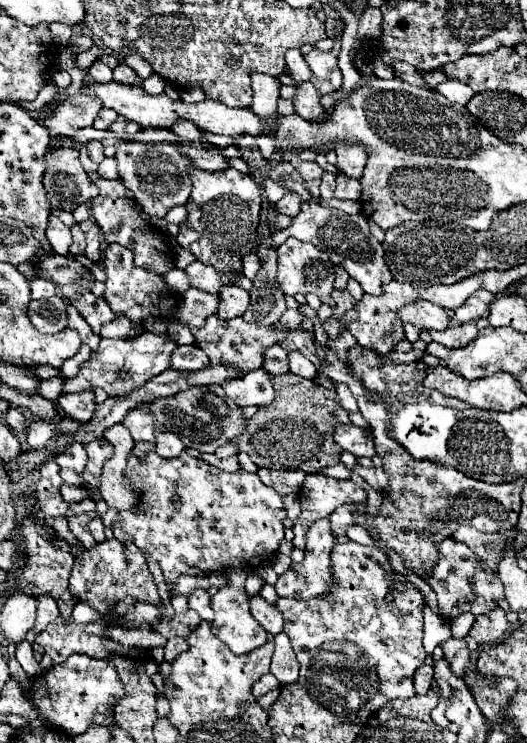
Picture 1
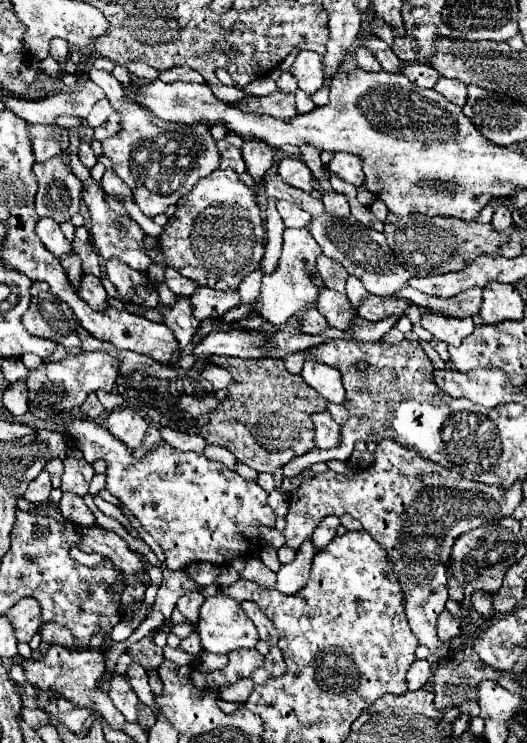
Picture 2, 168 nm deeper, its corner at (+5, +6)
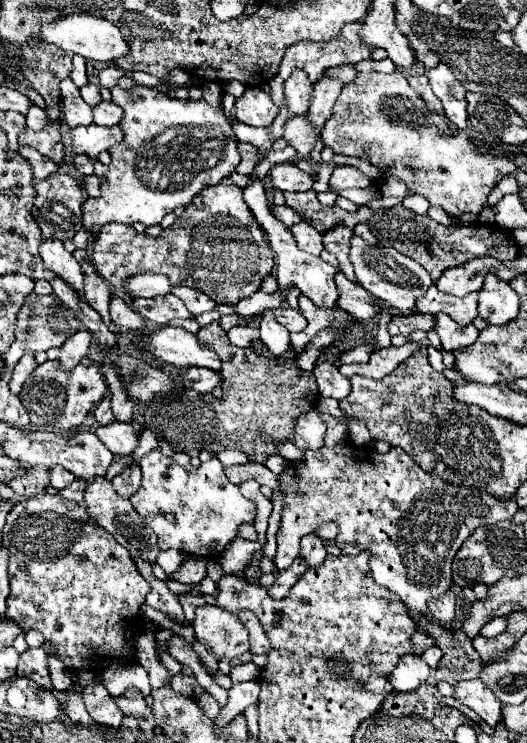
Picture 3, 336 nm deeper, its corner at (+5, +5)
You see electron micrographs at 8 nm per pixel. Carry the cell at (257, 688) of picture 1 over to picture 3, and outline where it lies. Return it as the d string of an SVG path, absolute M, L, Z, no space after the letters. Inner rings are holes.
M258 682L234 684L228 690L228 702L222 706L222 710L220 710L220 714L216 716L214 722L218 722L220 726L228 724L236 714L244 712L248 706L258 702L258 692L260 692L260 684Z

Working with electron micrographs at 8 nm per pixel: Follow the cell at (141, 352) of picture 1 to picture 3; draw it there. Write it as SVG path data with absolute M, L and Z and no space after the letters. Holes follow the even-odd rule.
M86 358L70 372L64 372L58 360L52 360L52 362L48 360L40 364L24 382L20 400L26 406L32 424L52 426L56 430L66 432L70 428L80 426L86 414L90 412L90 408L96 402L100 402L104 396L106 396L106 382L102 376L102 366L96 360Z

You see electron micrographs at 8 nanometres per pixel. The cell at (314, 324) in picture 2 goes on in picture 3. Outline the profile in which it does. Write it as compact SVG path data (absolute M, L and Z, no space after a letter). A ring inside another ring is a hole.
M286 308L286 310L280 310L280 312L276 310L274 314L276 314L276 318L280 318L278 322L282 322L290 332L302 332L302 330L308 326L308 322L306 322L302 310Z

